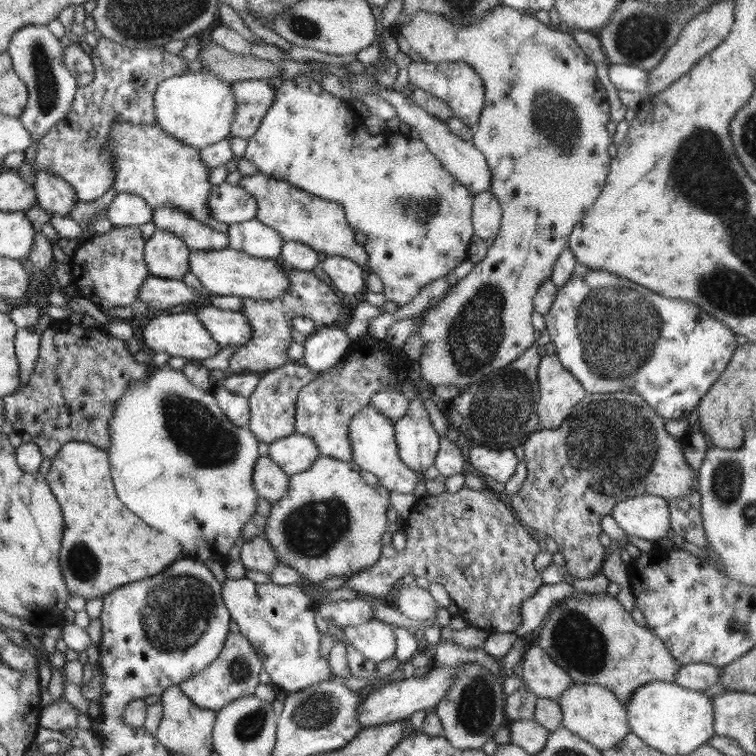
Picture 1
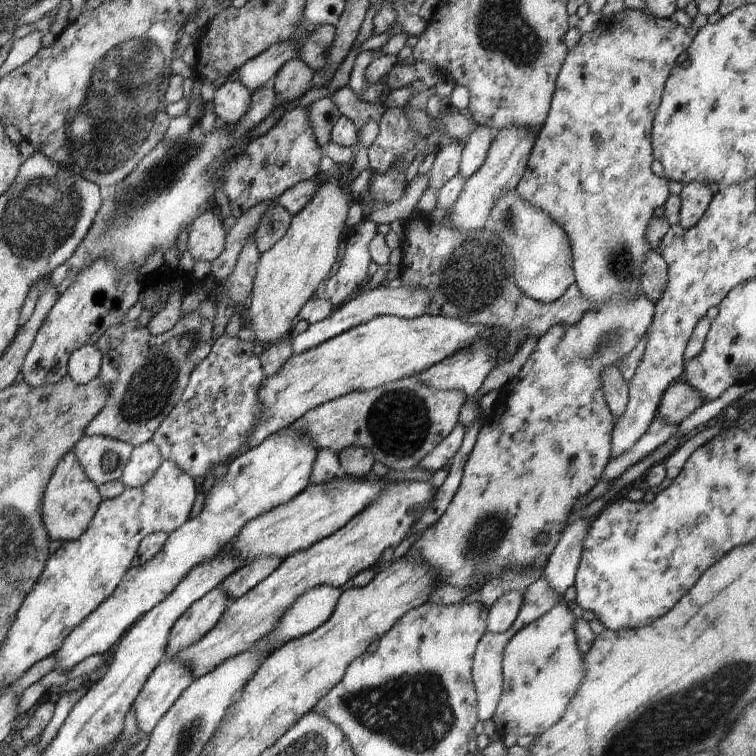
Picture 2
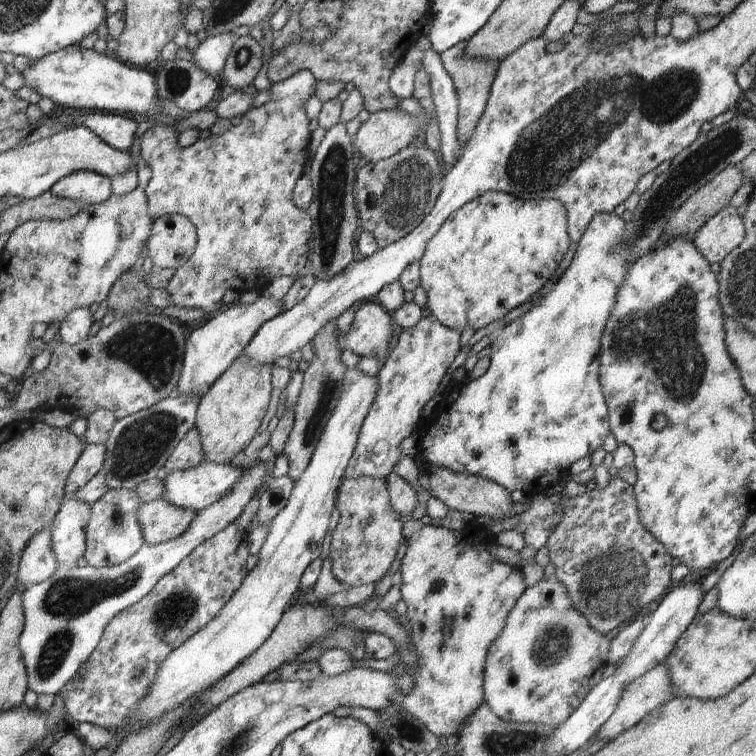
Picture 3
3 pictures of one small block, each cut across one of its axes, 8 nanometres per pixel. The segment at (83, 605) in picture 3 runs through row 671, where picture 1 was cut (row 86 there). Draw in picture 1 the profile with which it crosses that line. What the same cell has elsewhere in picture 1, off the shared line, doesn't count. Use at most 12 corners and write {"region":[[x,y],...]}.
{"region":[[47,25],[7,47],[29,95],[18,118],[33,146],[18,168],[32,183],[36,145],[72,111],[78,84]]}

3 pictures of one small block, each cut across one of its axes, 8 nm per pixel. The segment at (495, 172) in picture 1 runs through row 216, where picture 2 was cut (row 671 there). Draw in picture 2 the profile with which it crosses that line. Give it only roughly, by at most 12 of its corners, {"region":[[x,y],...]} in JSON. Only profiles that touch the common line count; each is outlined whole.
{"region":[[565,601],[503,653],[501,738],[542,736],[584,680]]}

